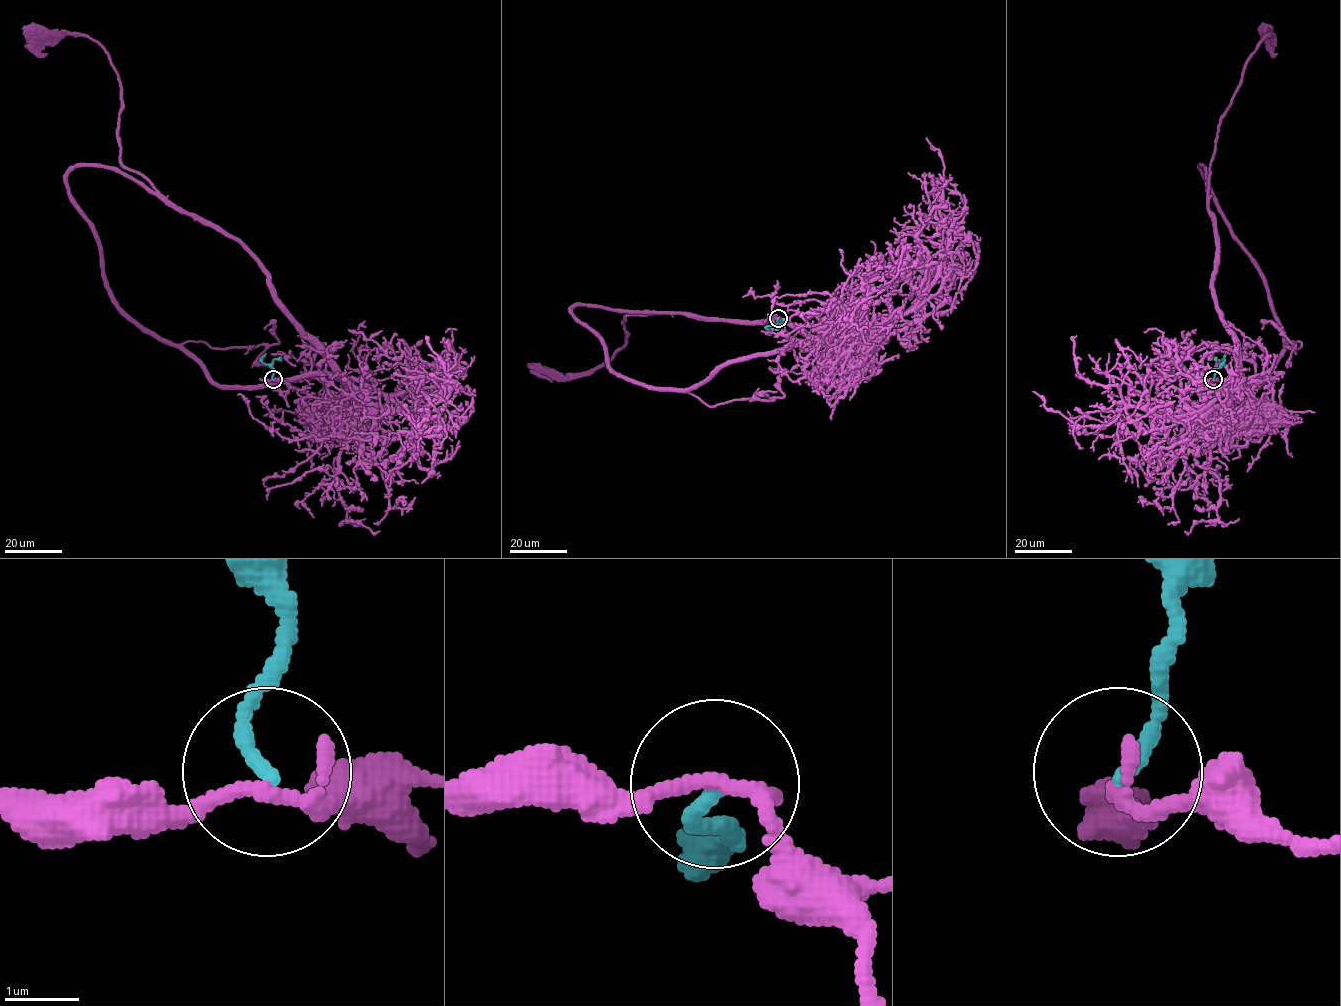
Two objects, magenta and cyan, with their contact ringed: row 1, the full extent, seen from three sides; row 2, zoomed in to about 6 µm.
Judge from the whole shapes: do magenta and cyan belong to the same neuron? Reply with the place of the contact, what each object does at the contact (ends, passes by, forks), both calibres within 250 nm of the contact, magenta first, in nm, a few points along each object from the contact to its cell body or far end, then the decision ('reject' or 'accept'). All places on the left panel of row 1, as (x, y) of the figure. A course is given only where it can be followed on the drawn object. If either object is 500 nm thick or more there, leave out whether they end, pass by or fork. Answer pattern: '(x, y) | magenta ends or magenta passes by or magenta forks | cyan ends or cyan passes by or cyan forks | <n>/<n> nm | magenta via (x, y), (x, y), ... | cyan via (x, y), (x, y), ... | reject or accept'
(273, 379) | magenta forks | cyan ends | 150/200 nm | magenta via (272, 379), (326, 400), (346, 388), (260, 261), (123, 165), (121, 85), (109, 56), (84, 34), (35, 34) | cyan via (272, 379), (273, 369), (260, 361), (265, 354) | reject

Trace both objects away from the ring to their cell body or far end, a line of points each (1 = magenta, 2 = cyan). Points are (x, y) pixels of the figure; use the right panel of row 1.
1: (1212, 379), (1230, 381), (1241, 400), (1250, 396), (1214, 297), (1209, 176), (1220, 118), (1265, 34)
2: (1212, 379), (1225, 354)

